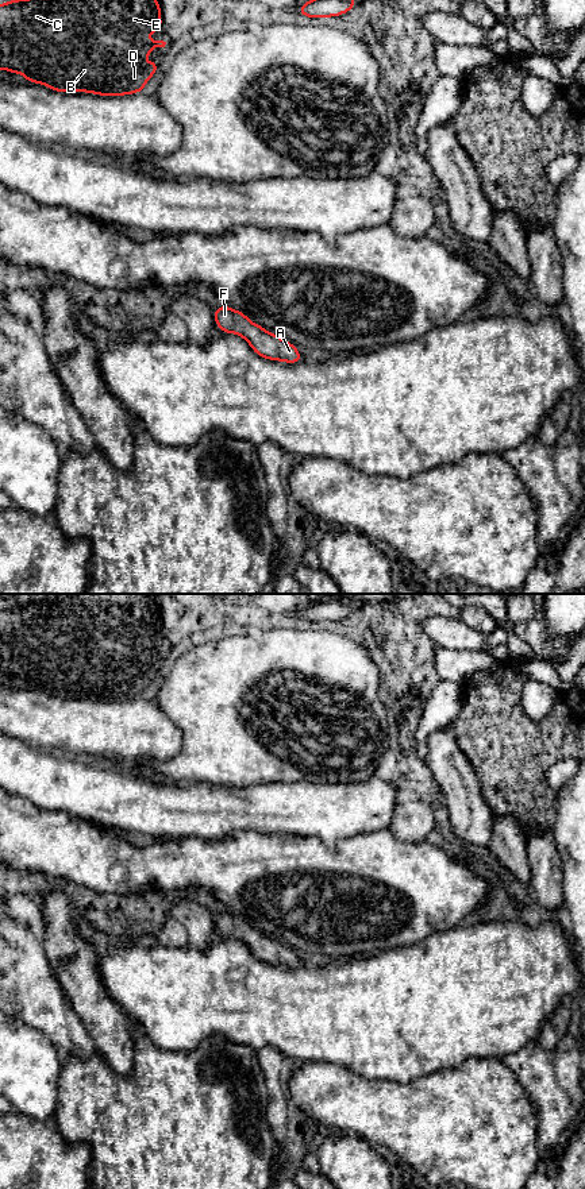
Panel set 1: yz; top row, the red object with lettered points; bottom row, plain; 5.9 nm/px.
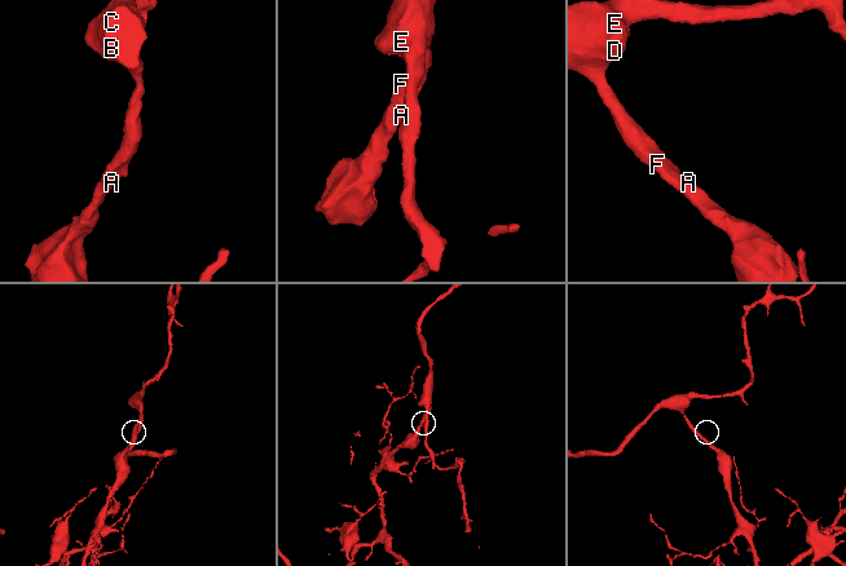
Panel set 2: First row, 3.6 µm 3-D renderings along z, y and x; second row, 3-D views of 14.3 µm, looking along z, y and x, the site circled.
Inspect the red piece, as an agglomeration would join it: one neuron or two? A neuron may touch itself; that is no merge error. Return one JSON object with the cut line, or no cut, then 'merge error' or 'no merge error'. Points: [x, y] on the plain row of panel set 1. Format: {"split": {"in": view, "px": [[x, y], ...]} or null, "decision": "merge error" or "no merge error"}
{"split": null, "decision": "no merge error"}

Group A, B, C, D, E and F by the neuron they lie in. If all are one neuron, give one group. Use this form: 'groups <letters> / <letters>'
groups A B C D E F

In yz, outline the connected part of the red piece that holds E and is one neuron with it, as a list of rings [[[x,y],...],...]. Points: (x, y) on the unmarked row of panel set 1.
[[[70,594],[59,597],[51,602],[31,601],[27,605],[9,605],[0,609],[0,672],[9,678],[19,678],[27,683],[27,687],[35,687],[49,691],[55,696],[86,696],[100,700],[123,700],[142,696],[146,687],[158,673],[158,667],[145,667],[145,661],[150,661],[154,652],[165,652],[163,645],[150,645],[150,637],[162,634],[161,611],[155,601],[145,594]]]

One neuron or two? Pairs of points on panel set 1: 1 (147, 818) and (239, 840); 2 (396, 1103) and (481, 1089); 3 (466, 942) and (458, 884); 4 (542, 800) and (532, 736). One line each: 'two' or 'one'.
1: one
2: one
3: two
4: one

